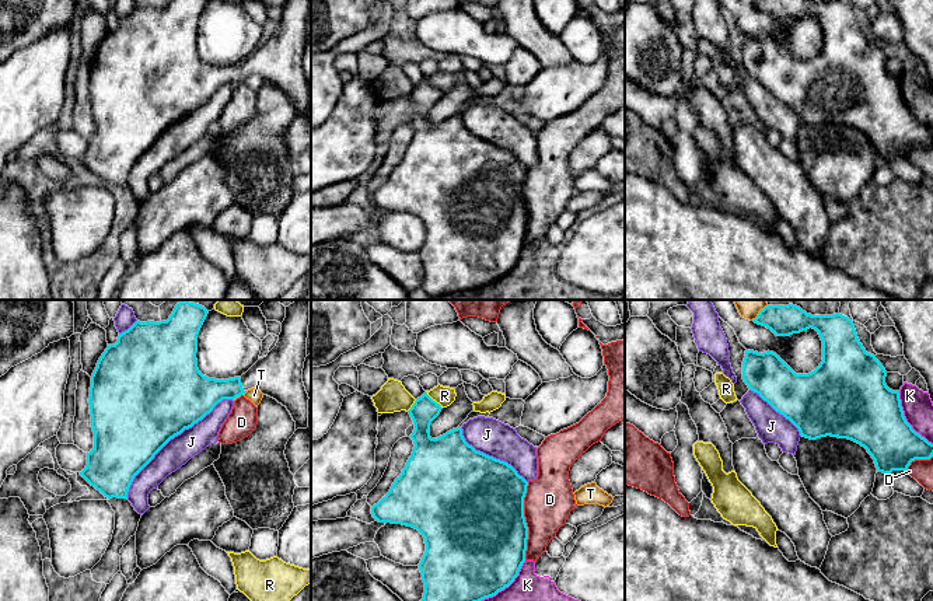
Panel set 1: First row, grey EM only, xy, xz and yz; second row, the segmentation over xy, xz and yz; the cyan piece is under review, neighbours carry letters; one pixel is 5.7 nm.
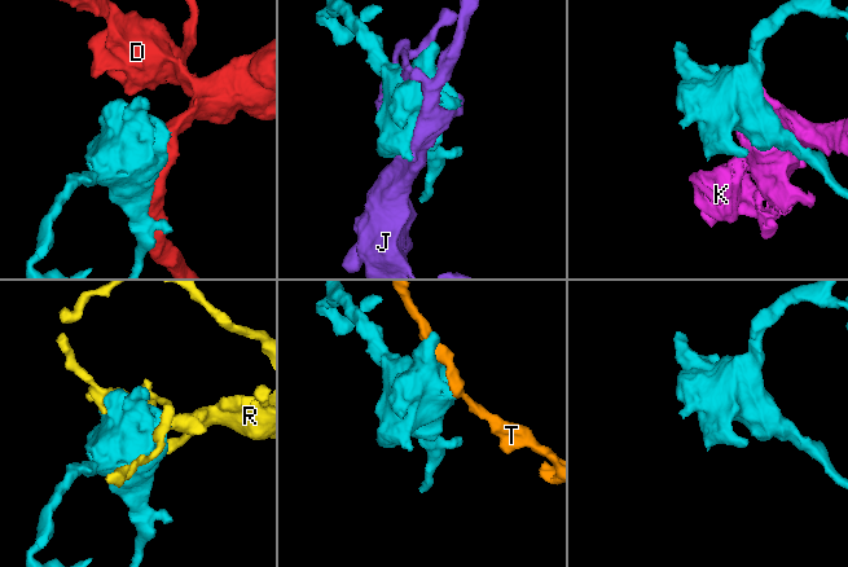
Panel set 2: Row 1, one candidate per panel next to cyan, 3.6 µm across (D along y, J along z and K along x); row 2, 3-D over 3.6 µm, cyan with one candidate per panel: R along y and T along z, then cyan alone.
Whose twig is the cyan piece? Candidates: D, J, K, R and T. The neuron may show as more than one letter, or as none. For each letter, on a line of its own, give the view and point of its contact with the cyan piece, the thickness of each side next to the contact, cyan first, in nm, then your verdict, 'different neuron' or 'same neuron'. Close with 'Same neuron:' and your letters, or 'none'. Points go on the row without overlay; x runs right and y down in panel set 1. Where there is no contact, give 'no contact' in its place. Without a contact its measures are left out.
D: xz (524, 208) | 500/280 nm | different neuron
J: xy (173, 123) | 500/160 nm | different neuron
K: yz (905, 107) | 380/180 nm | different neuron
R: xz (434, 87) | 150/110 nm | different neuron
T: xy (244, 79) | 220/80 nm | different neuron
Same neuron: none

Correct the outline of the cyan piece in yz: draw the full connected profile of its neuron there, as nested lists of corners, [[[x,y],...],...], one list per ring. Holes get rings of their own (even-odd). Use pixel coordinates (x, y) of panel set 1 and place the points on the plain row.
[[[758,0],[752,7],[766,13],[776,22],[790,22],[813,14],[822,27],[822,48],[808,60],[796,60],[776,39],[769,36],[763,39],[745,36],[742,48],[742,66],[748,74],[789,105],[799,115],[800,122],[810,126],[827,122],[852,126],[867,136],[874,146],[877,157],[885,161],[892,157],[908,157],[912,147],[930,146],[933,143],[933,130],[916,119],[906,108],[899,78],[887,73],[885,55],[874,41],[866,38],[857,24],[853,8],[848,3],[842,0]]]

